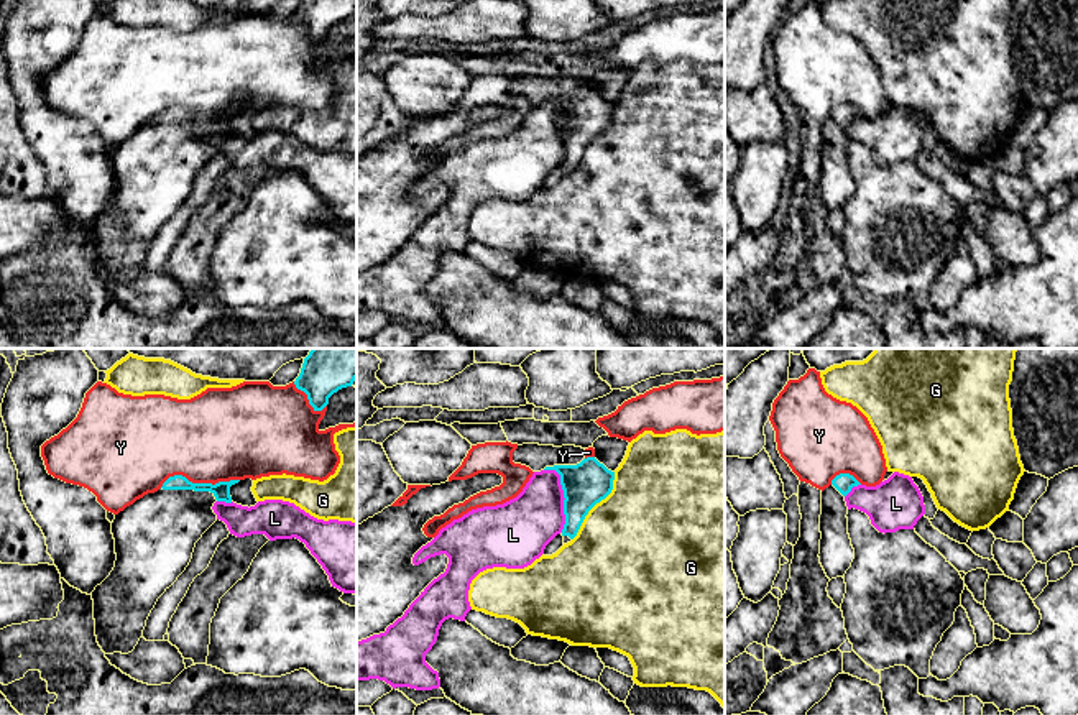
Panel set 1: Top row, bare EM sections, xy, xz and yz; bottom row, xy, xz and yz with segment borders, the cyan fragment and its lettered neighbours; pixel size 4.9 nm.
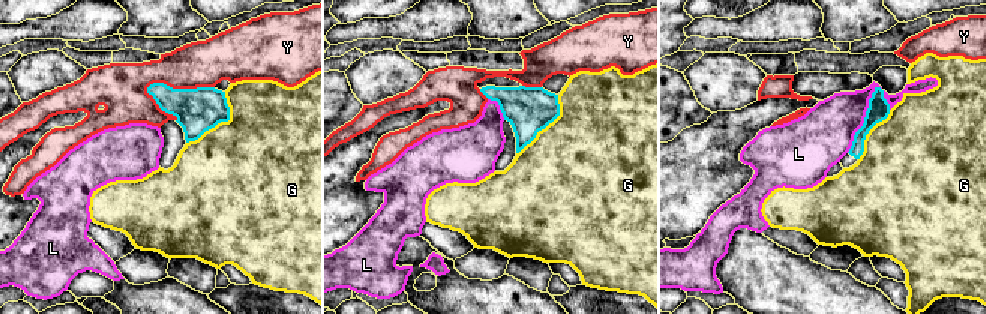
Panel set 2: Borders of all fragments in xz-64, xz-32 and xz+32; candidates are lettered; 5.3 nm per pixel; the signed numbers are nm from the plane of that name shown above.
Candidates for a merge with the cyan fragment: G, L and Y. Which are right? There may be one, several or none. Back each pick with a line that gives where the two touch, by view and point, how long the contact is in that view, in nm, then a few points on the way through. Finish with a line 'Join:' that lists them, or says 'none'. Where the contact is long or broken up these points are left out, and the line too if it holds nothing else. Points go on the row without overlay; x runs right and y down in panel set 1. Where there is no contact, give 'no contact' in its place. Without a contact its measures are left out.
Join: none

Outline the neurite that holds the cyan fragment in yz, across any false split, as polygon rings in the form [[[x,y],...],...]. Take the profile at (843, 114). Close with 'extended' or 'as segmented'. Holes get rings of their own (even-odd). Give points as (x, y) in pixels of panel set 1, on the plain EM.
[[[840,105],[832,117],[822,123],[820,146],[820,196],[827,209],[843,209],[851,199],[855,181],[848,166],[848,138],[845,128],[853,118],[861,117],[853,107]]]; extended

